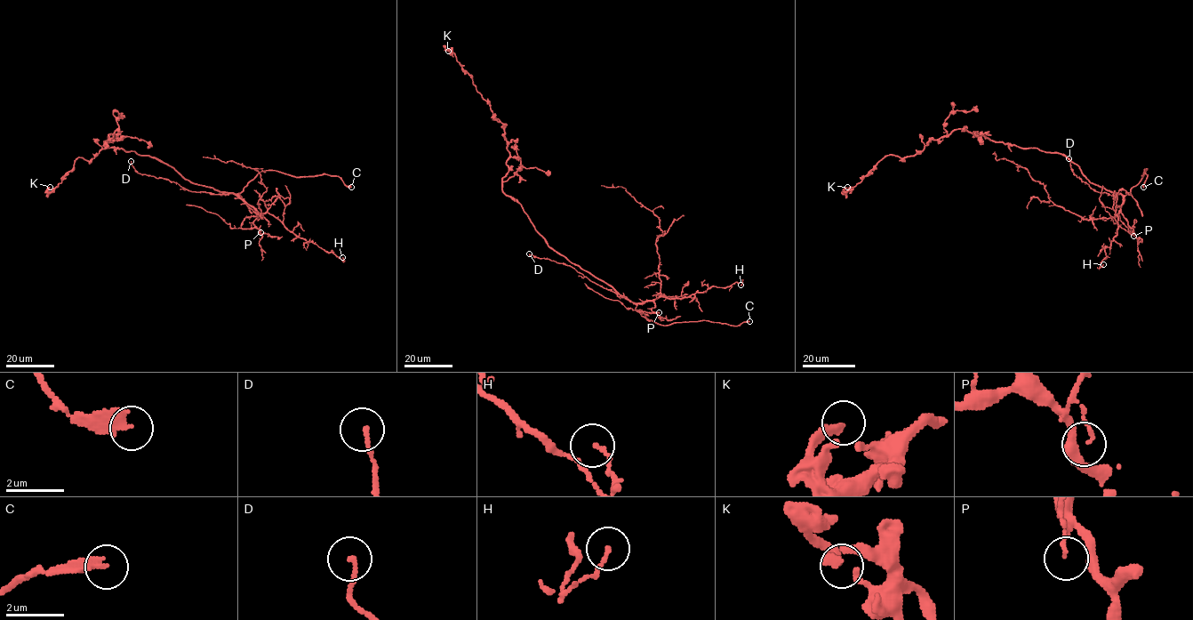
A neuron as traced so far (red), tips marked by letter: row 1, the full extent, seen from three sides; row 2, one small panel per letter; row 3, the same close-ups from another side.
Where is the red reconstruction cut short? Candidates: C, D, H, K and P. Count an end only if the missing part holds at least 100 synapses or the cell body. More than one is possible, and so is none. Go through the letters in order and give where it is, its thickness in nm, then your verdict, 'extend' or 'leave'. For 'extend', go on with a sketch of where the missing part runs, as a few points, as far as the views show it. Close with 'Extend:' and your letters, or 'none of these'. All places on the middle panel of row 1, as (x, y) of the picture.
C: (749, 321) | 340 nm | extend | (749, 321), (756, 325), (742, 332)
D: (529, 253) | 150 nm | leave
H: (740, 285) | 120 nm | leave
K: (448, 51) | 280 nm | leave
P: (659, 312) | 100 nm | leave
Extend: C

